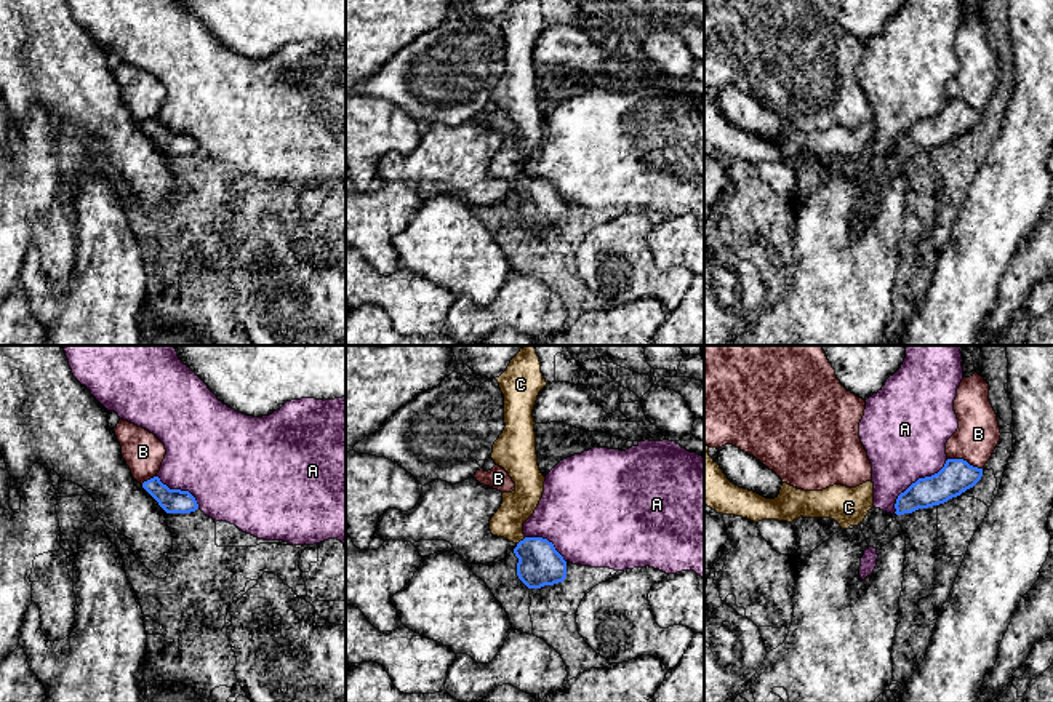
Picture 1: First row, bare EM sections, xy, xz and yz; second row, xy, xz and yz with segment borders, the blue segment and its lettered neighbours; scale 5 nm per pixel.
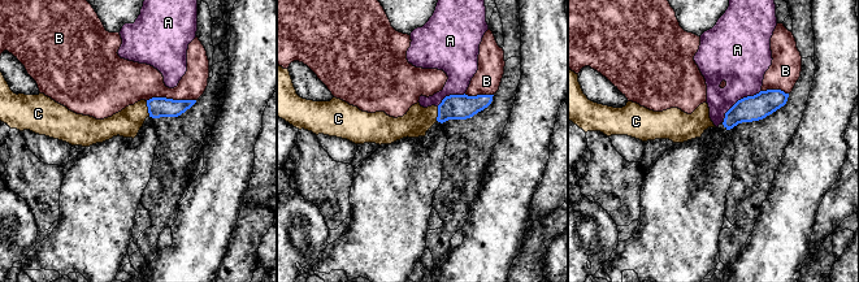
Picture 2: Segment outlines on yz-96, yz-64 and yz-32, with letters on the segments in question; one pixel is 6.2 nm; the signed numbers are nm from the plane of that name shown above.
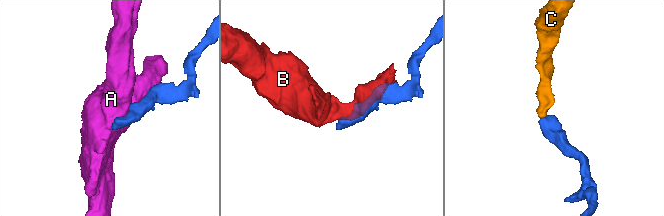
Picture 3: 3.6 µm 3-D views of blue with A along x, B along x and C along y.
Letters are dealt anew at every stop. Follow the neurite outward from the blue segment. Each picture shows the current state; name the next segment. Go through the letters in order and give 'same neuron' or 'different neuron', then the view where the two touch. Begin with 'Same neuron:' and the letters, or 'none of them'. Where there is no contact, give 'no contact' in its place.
Same neuron: C
A: different neuron; contact in yz
B: different neuron; contact in yz
C: same neuron; contact in xz

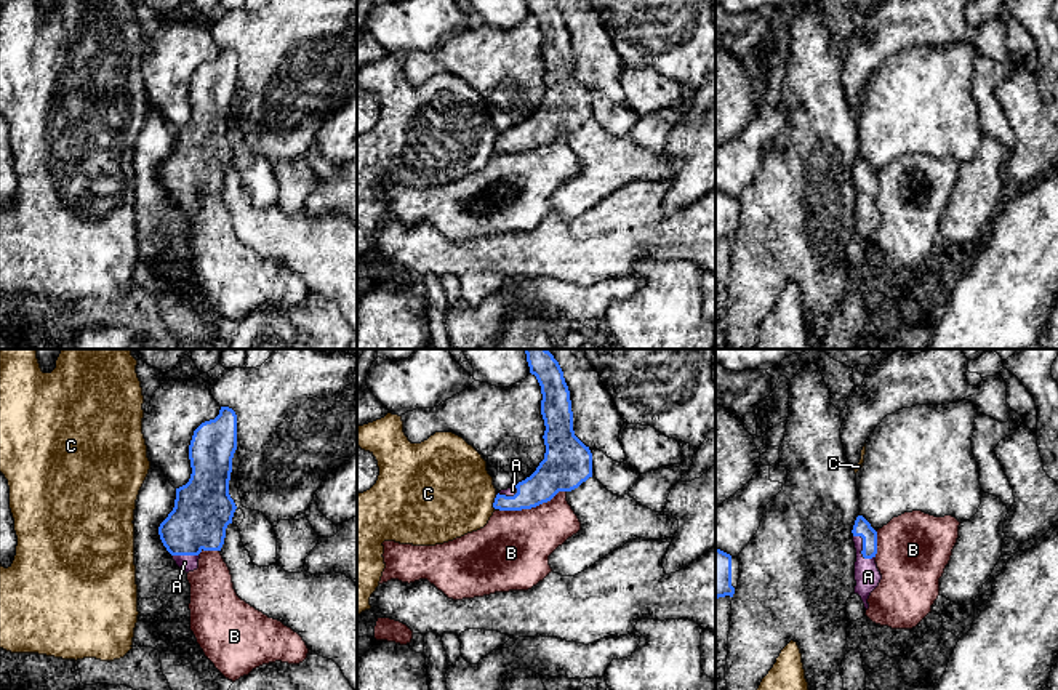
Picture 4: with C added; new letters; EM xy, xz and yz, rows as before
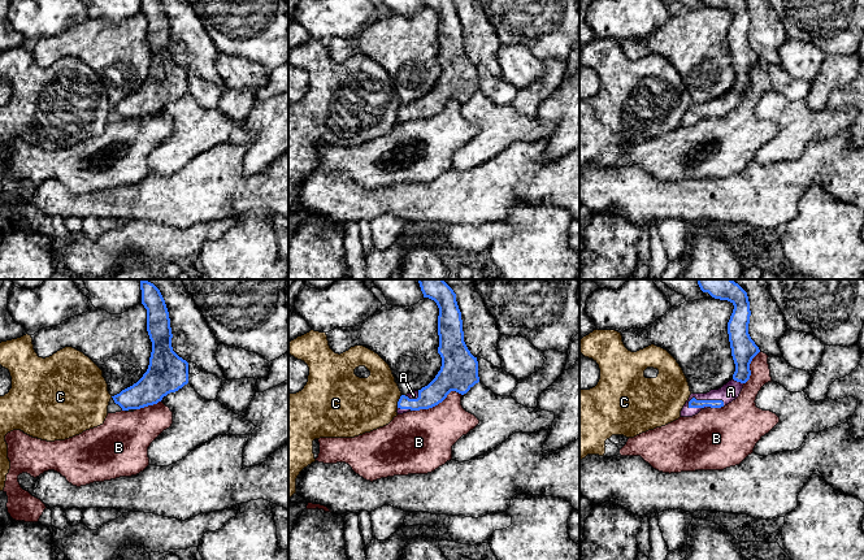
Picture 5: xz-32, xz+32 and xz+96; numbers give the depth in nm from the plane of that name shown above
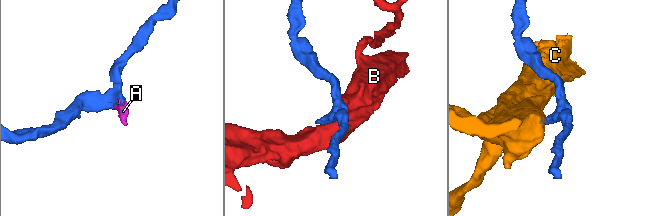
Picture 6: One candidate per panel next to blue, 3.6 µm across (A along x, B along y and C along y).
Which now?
Same neuron: A
A: same neuron; contact in yz
B: different neuron; contact in xz
C: different neuron; contact in xz

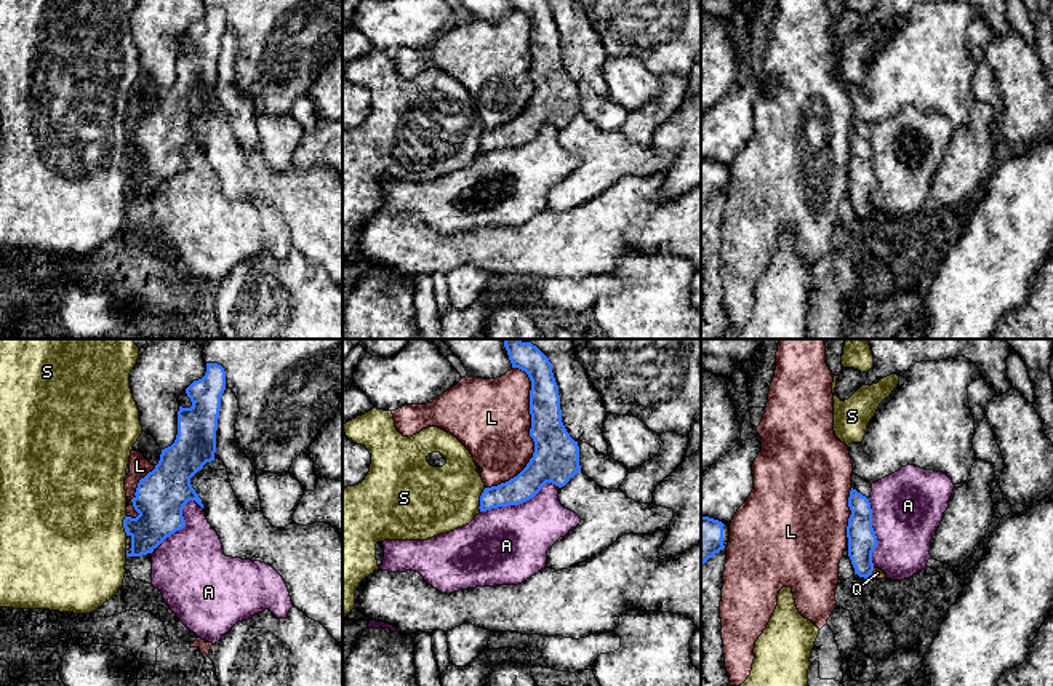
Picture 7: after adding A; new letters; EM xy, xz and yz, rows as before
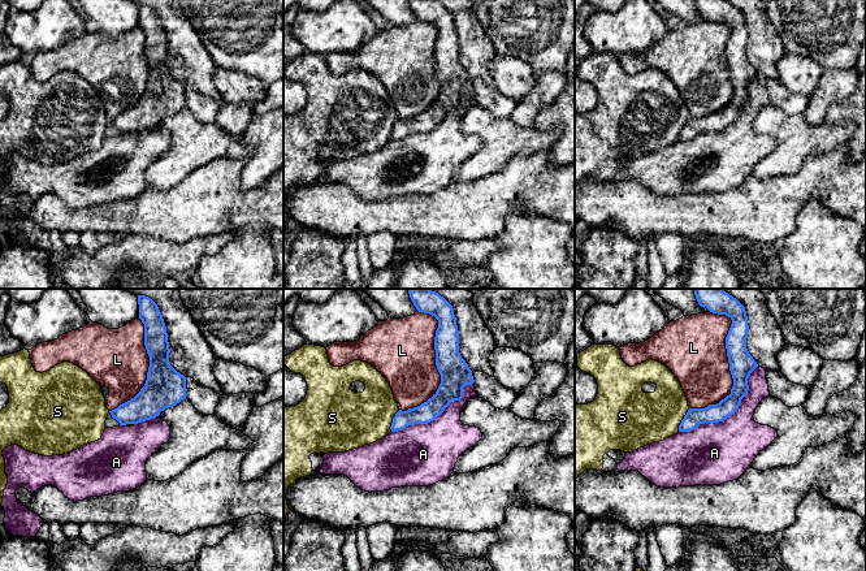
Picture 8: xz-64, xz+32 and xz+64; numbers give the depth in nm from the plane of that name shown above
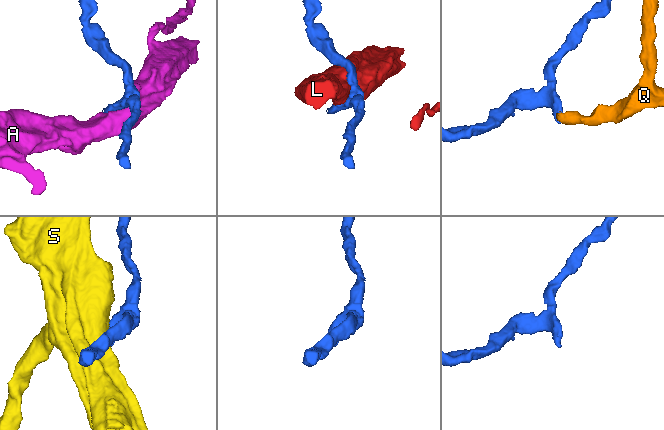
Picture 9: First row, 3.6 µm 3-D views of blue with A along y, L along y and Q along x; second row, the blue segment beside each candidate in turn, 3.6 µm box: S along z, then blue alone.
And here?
Same neuron: Q
A: different neuron; contact in xz
L: different neuron; contact in xz
Q: same neuron; contact in yz
S: different neuron; contact in xz

